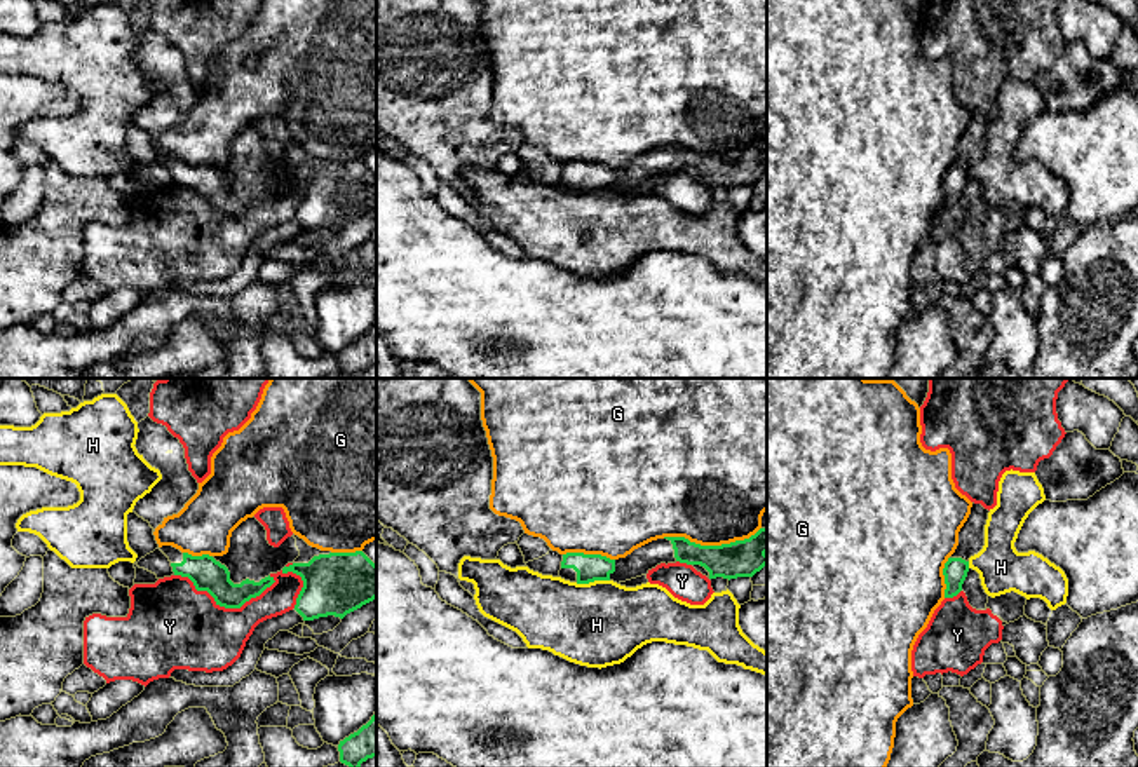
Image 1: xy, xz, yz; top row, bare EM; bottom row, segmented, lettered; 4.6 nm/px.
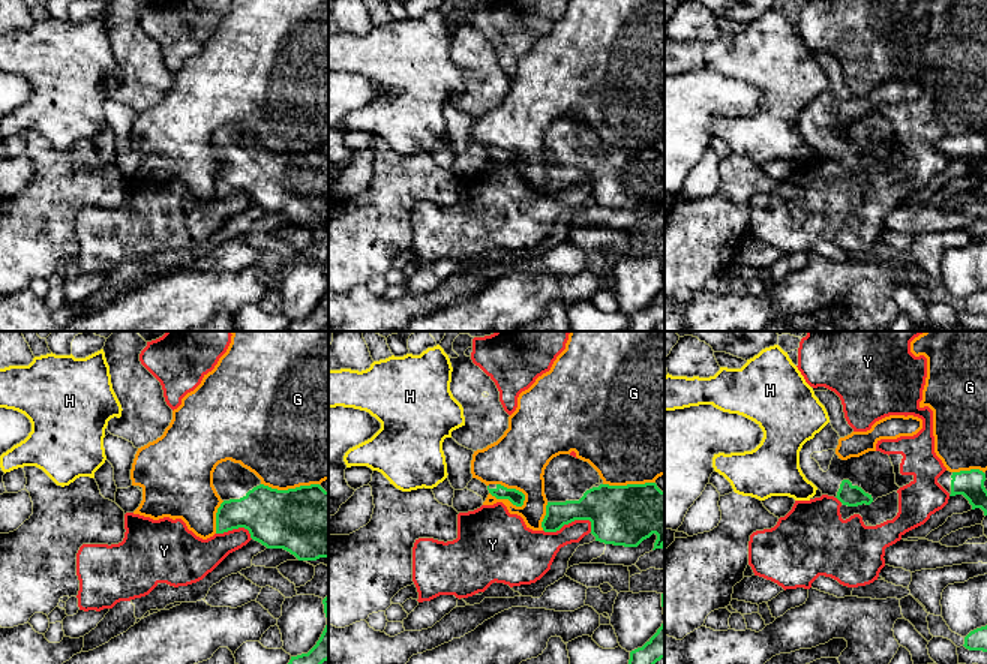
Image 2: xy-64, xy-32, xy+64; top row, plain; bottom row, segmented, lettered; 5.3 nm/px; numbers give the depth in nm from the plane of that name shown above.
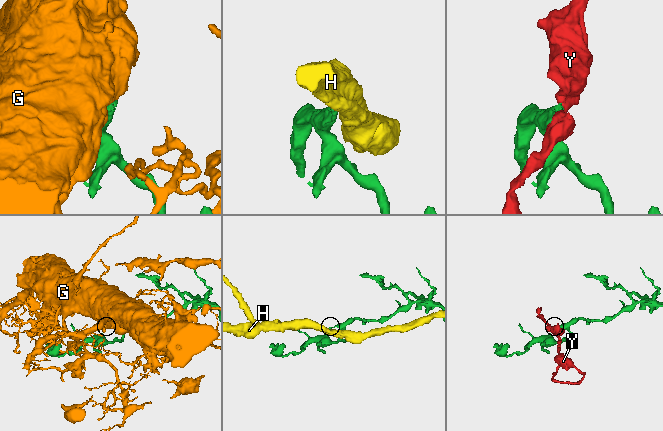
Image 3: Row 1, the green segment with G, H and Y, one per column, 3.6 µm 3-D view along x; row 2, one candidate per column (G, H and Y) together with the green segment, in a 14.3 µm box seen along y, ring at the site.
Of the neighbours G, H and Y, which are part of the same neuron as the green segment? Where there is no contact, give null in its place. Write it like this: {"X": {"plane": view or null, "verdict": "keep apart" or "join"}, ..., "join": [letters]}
{"G": {"plane": "xz", "verdict": "keep apart"}, "H": {"plane": "xz", "verdict": "keep apart"}, "Y": {"plane": "xy", "verdict": "keep apart"}, "join": []}

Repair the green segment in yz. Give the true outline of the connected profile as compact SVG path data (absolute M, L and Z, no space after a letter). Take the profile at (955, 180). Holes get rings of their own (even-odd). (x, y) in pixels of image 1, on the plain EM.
M972 112L971 124L958 141L958 155L943 178L946 193L945 207L953 207L962 200L969 181L969 167L978 164L985 155L988 122L981 113Z

